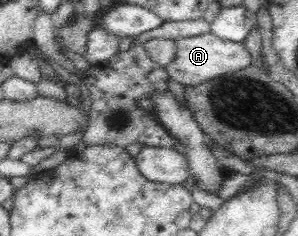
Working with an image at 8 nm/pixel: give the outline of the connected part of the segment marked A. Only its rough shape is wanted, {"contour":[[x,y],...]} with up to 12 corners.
{"contour":[[212,31],[175,38],[165,66],[186,86],[252,64],[243,43]]}

